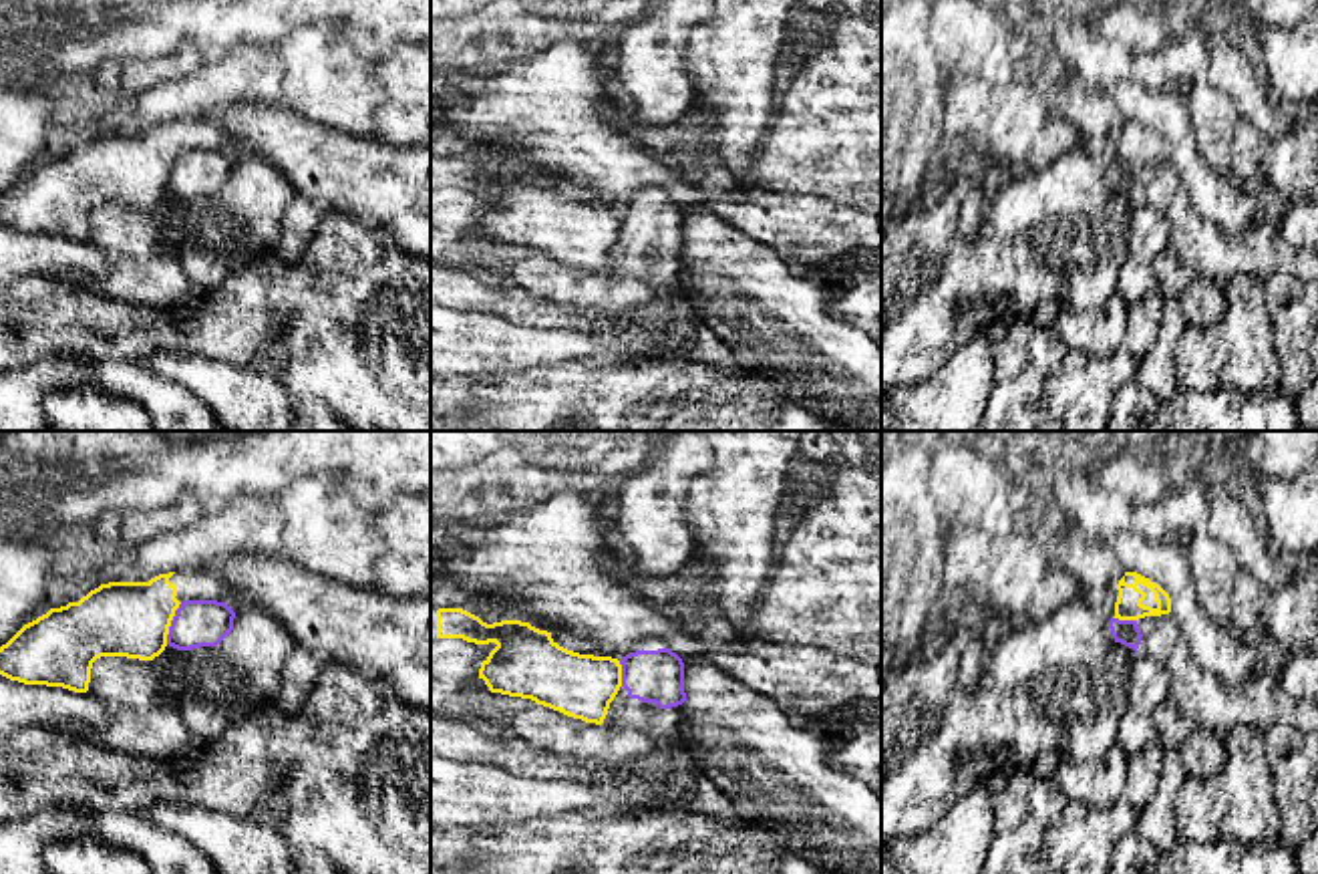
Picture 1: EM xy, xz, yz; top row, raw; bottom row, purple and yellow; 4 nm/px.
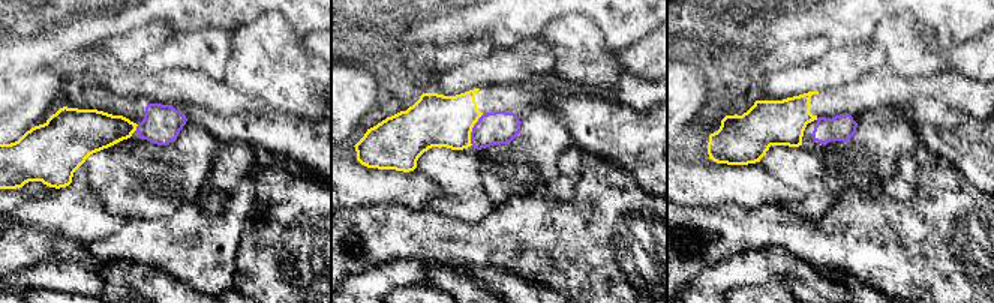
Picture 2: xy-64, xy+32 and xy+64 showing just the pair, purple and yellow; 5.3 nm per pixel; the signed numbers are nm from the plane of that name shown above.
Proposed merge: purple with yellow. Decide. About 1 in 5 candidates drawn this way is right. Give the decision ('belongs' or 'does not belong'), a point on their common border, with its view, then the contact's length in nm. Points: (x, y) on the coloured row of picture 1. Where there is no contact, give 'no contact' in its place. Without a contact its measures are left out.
does not belong | xy (172, 623) | 180 nm

